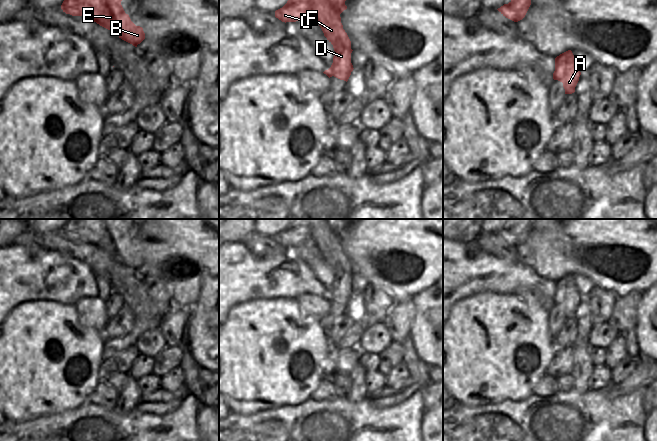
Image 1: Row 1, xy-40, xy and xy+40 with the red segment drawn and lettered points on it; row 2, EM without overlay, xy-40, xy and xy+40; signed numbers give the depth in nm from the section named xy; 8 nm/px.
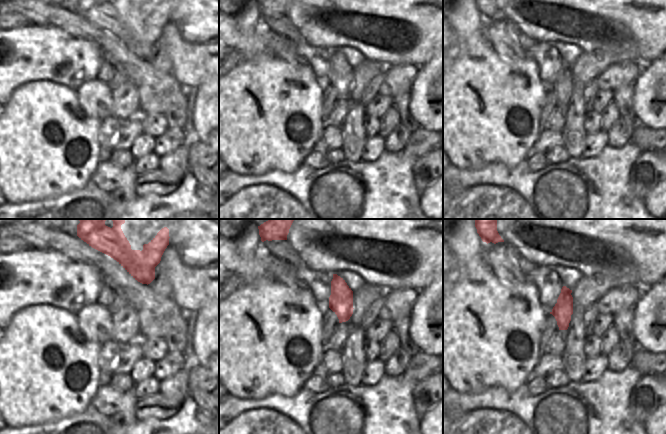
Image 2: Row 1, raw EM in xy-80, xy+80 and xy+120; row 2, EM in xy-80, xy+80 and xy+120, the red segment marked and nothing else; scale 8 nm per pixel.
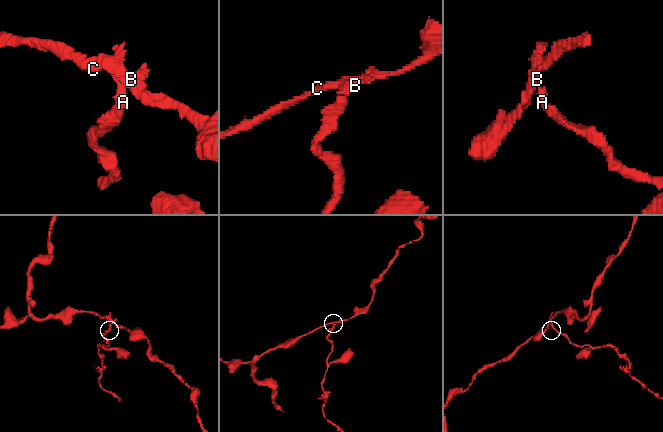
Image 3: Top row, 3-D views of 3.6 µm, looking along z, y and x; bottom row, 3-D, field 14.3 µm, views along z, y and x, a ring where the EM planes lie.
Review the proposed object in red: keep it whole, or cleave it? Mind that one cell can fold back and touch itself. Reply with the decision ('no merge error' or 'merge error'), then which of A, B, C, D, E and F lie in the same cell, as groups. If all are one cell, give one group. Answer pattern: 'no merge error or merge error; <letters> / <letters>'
merge error; A D / B C E F

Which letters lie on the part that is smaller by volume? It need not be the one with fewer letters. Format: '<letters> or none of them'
A, D

